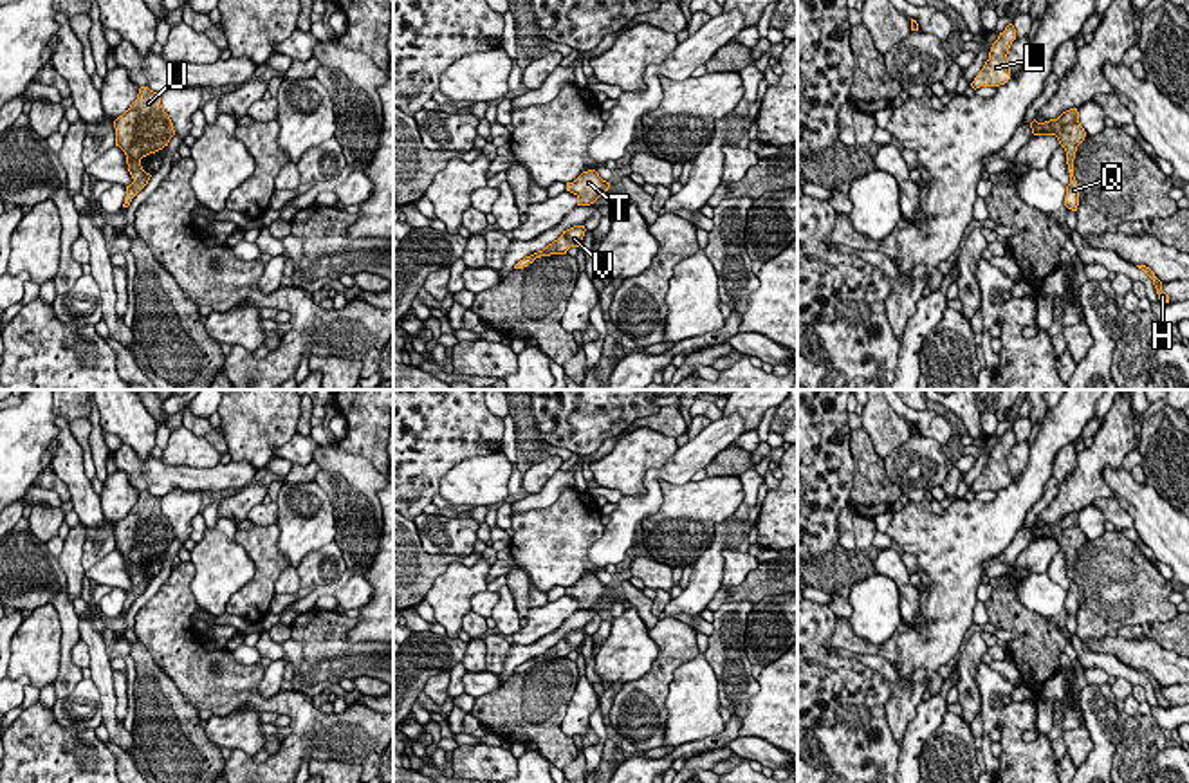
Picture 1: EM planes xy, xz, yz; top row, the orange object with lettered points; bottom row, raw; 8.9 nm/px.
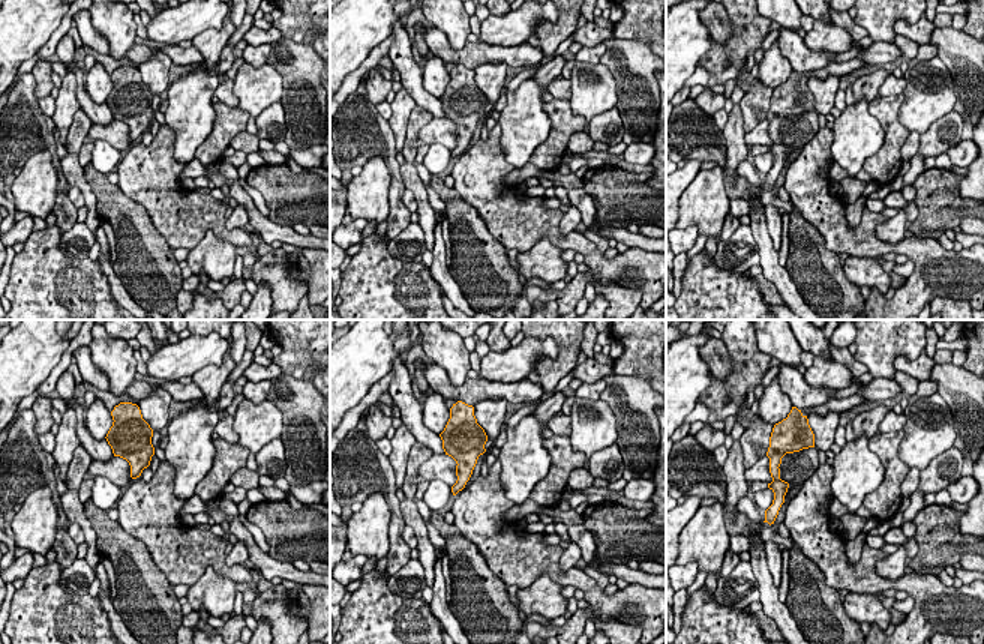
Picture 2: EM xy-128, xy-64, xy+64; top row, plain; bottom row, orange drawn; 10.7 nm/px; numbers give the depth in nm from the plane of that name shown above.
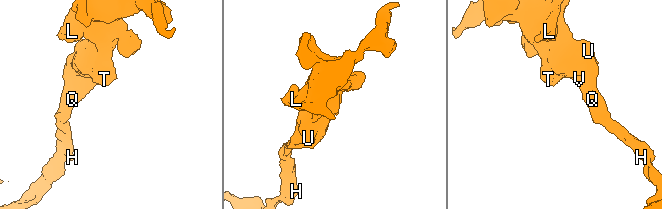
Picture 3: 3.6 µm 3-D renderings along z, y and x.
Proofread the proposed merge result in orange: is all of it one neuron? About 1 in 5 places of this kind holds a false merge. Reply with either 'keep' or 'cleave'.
keep

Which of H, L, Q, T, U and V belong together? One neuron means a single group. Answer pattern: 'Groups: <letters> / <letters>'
Groups: H L Q T U V

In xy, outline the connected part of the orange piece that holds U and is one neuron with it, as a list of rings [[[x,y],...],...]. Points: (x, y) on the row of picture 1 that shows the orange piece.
[[[141,87],[137,99],[114,121],[115,146],[126,155],[128,171],[134,179],[126,186],[123,207],[148,184],[150,173],[141,166],[141,159],[168,146],[175,135],[173,123],[161,105],[161,94]]]

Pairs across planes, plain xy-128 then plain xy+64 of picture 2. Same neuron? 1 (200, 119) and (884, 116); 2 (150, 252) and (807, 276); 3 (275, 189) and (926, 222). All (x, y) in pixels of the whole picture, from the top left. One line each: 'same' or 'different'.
1: different
2: same
3: same

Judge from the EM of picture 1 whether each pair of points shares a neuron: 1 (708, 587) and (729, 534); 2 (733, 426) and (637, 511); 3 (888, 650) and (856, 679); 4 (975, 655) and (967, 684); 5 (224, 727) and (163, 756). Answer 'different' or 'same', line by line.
1: same
2: same
3: different
4: same
5: different

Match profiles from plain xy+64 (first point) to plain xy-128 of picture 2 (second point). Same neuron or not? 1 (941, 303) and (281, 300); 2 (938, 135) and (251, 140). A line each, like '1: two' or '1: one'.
1: one
2: two

